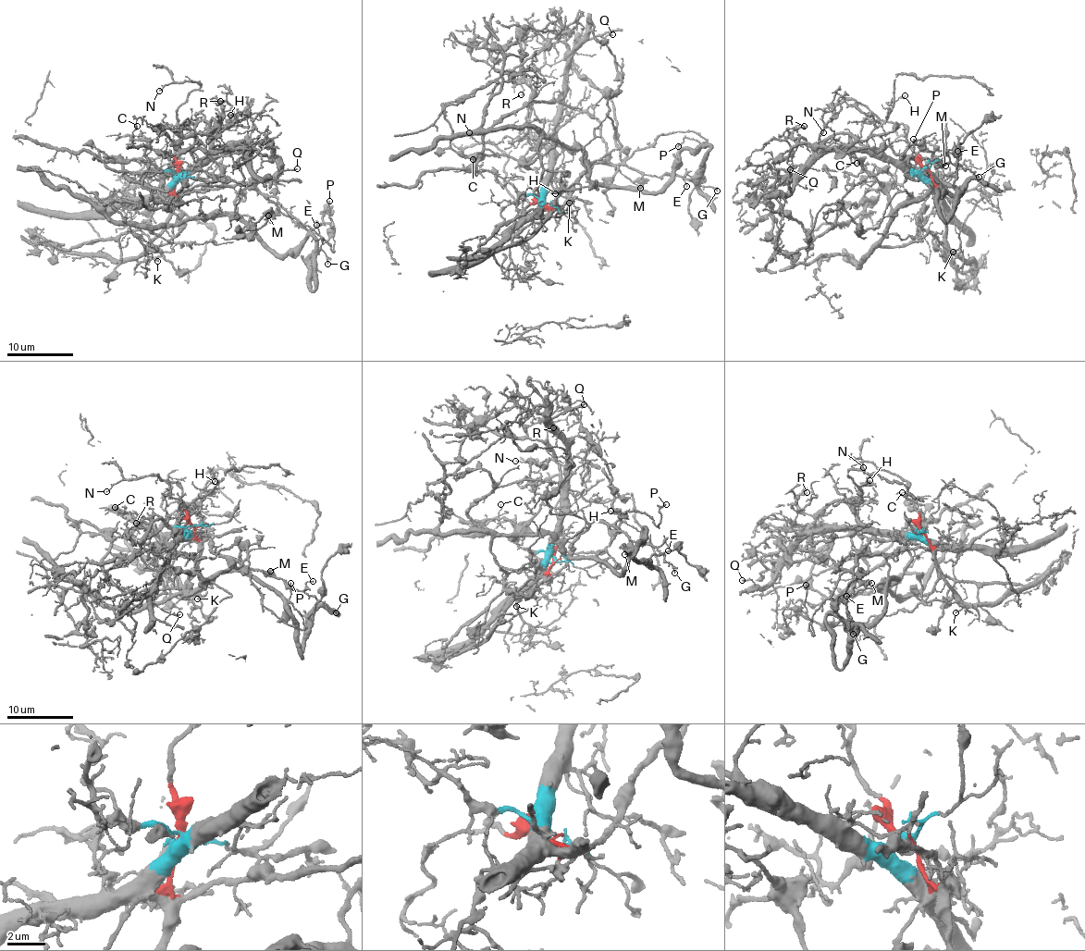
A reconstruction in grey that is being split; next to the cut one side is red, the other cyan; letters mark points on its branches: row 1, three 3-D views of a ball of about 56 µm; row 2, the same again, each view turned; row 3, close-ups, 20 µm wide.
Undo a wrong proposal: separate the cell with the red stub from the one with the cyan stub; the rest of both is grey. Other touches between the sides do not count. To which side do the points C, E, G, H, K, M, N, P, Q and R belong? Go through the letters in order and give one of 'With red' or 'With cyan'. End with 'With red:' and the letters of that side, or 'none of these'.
C: With cyan
E: With red
G: With red
H: With cyan
K: With red
M: With red
N: With red
P: With red
Q: With cyan
R: With cyan
With red: E, G, K, M, N, P

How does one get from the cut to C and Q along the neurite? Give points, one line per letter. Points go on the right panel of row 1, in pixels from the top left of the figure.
C: (927, 168), (915, 171), (900, 184), (888, 172), (876, 167), (872, 172), (869, 171), (856, 163)
Q: (927, 168), (918, 170), (869, 156), (868, 154), (831, 149), (798, 179), (790, 191), (790, 169)

